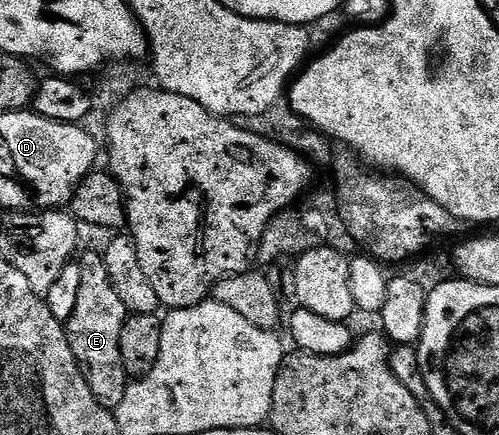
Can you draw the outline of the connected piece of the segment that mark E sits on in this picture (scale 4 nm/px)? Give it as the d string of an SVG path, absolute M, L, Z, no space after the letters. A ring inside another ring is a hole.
M100 251L83 252L79 256L79 263L82 268L80 271L79 294L74 313L71 314L68 323L65 324L65 333L71 346L71 354L75 354L75 362L87 382L91 394L104 408L117 410L120 409L123 394L127 394L131 383L130 377L125 374L123 354L119 354L119 334L123 334L123 326L131 313L127 306L123 306L123 298L119 298L119 294L115 294L115 290L111 286L111 274L107 274L107 262L104 255Z

